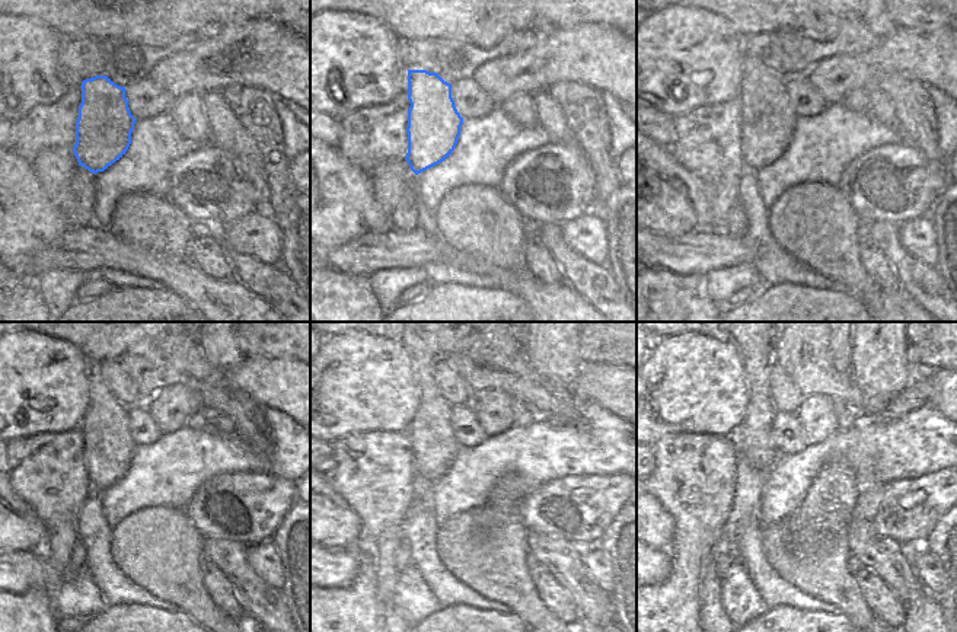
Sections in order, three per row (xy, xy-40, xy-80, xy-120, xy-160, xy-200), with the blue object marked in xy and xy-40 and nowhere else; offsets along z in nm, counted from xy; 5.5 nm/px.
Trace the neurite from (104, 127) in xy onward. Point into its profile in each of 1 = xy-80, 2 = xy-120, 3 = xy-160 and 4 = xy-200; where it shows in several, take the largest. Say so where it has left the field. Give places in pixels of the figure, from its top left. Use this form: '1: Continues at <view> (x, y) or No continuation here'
1: Continues at xy-80 (766, 120)
2: Continues at xy-120 (108, 446)
3: Continues at xy-160 (433, 443)
4: Continues at xy-200 (753, 437).

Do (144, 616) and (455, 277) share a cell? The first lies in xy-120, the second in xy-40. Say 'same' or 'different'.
different

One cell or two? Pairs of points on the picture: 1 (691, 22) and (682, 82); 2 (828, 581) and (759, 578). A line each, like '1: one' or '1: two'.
1: one
2: two

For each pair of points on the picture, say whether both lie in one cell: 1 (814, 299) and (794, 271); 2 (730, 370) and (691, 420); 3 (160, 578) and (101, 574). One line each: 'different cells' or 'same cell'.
1: different cells
2: same cell
3: different cells

